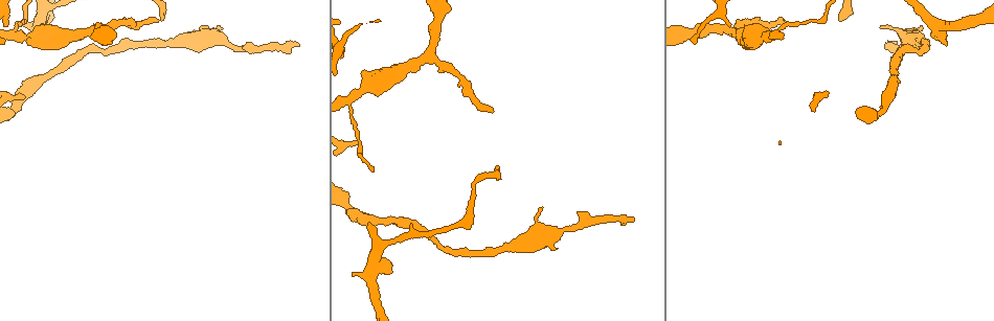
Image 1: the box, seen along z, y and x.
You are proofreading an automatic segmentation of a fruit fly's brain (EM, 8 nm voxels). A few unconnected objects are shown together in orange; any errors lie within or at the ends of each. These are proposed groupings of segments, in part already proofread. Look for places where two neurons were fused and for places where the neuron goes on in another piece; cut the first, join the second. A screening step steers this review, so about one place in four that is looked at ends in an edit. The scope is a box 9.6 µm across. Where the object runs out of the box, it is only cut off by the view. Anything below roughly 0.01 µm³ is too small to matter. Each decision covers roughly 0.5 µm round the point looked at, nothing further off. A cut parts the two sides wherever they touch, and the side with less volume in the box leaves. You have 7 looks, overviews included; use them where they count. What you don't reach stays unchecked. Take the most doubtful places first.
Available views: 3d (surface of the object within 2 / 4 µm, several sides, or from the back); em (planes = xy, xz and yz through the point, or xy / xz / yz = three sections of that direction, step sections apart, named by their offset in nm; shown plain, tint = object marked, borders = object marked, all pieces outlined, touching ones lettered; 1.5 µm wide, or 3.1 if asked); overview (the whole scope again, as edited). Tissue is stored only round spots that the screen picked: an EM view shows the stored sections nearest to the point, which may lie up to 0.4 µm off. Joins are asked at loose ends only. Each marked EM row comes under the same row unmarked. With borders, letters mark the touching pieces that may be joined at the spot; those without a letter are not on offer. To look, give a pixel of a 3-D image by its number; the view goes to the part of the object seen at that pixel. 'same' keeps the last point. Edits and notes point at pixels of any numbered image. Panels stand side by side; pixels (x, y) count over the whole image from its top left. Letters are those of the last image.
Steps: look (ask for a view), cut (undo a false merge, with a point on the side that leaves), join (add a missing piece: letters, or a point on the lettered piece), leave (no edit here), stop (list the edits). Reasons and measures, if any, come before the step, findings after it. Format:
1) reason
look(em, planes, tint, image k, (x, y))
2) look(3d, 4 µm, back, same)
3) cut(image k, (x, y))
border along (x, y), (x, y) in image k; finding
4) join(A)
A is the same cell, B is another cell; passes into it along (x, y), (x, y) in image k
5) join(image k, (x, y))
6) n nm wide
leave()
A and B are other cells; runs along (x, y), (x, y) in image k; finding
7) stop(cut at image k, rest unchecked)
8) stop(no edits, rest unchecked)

look(3d, 4 µm, image 1, (634, 218))

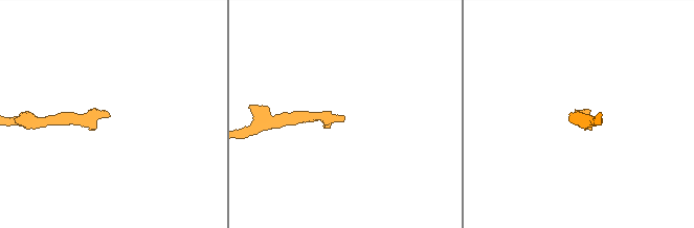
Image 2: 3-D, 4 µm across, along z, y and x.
look(em, xz, step 8, tint, image 2, (342, 115))

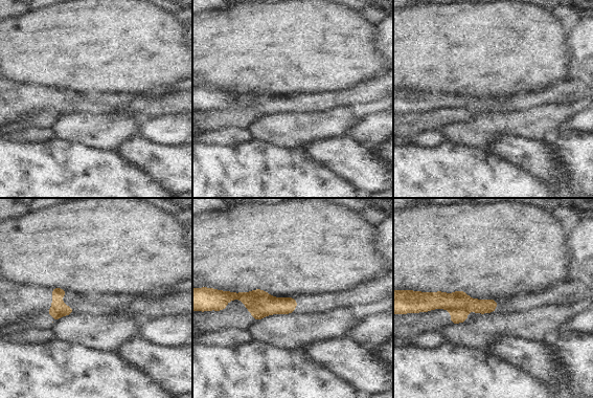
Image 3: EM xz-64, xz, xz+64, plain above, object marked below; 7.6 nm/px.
look(em, planes, borders, same)

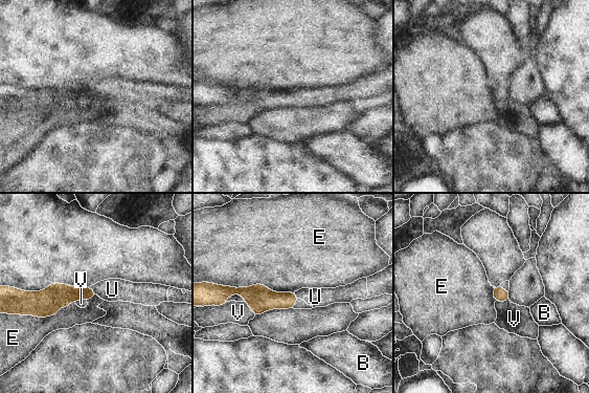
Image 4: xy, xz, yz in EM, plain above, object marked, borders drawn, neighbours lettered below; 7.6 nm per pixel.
join(U)
U is the same cell, B, E and V are other cells; passes into it along (61, 295), (92, 290), (112, 289) in image 4; the neuron continues

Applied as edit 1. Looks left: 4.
an open end
look(em, planes, borders, image 1, (353, 273))

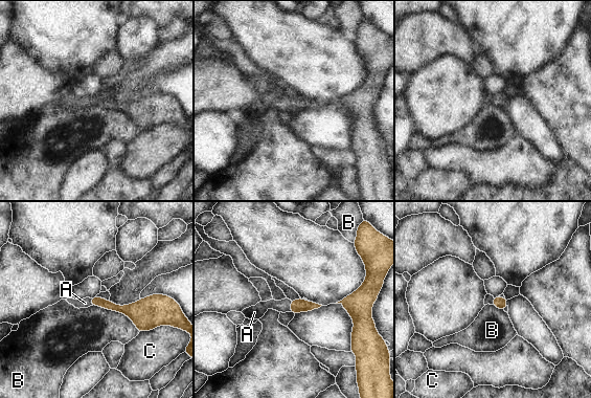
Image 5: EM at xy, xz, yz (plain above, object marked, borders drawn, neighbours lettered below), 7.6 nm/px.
B touches over 420 nm
join(A)
A is the same cell, B and C are other cells; passes into it along (300, 305), (290, 305), (259, 309) in image 5; the neuron continues

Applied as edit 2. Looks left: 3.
redraw
look(overview)

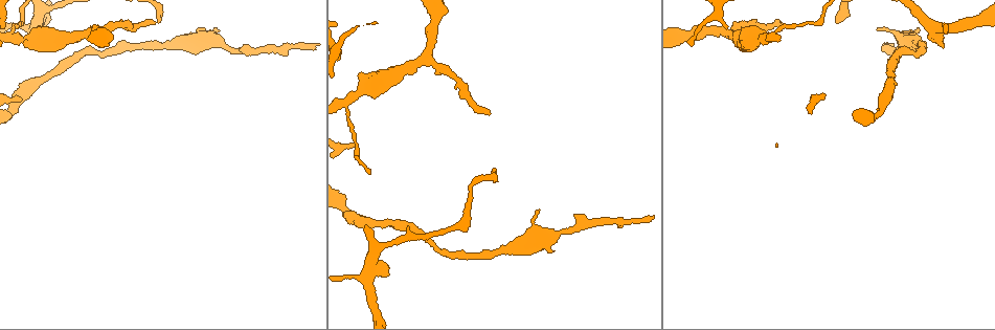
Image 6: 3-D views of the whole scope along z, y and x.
free end
look(3d, 4 µm, image 6, (20, 99))

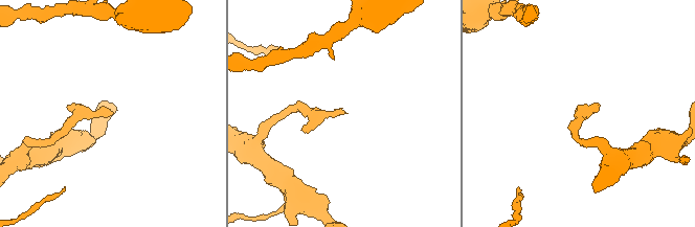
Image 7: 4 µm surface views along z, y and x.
look(em, planes, borders, image 7, (112, 114))

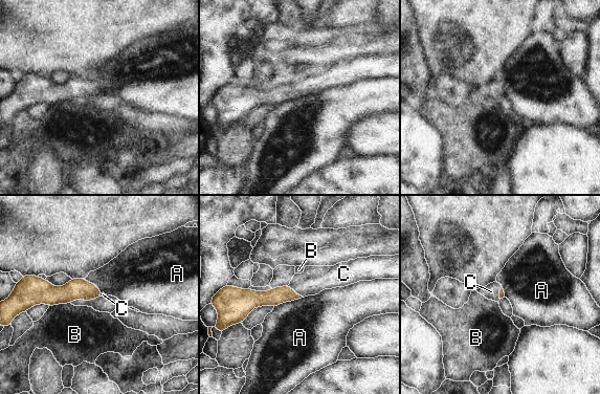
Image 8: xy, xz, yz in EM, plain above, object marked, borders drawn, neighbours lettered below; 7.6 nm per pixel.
join(C)
C is the same cell, A and B are other cells; passes into it along (274, 297), (294, 291), (314, 279) in image 8; the neuron continues

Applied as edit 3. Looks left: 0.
stop(join at image 4, join at image 5, join at image 8, rest unchecked)

